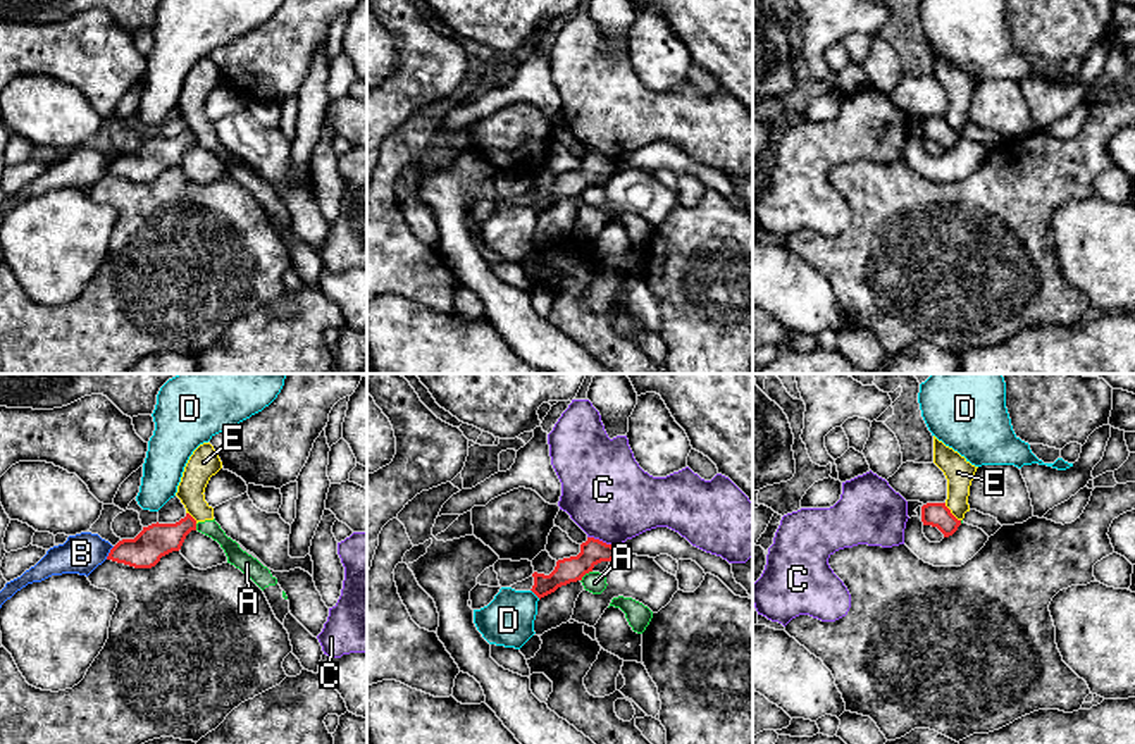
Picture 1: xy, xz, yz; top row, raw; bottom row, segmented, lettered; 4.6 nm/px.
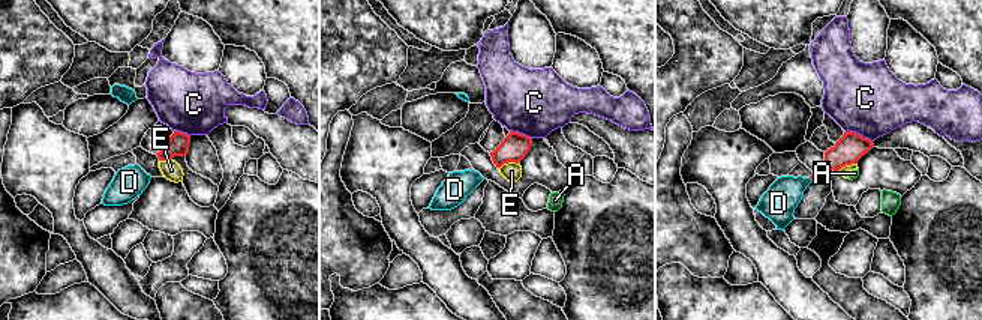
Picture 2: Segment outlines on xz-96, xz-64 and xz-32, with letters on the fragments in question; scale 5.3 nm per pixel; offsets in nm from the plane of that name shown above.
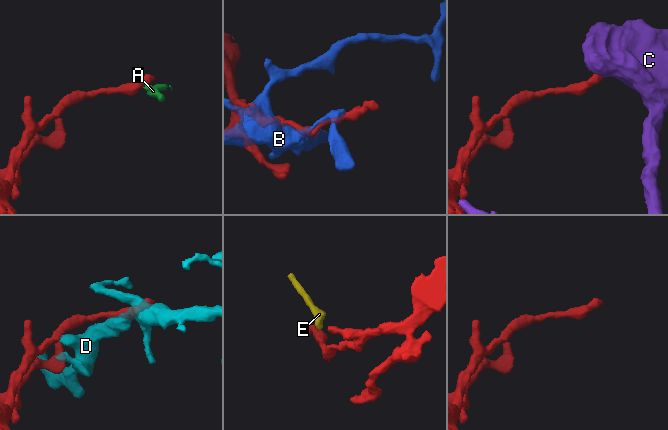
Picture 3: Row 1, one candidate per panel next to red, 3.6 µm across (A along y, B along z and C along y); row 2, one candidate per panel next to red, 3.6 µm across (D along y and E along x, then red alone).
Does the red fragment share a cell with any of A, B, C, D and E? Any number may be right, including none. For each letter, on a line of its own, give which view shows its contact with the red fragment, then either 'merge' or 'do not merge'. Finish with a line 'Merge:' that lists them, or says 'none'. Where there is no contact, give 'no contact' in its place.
A: meets red in xz; do not merge
B: meets red in xy; do not merge
C: meets red in xz; do not merge
D: meets red in xz; do not merge
E: meets red in yz; do not merge
Merge: none

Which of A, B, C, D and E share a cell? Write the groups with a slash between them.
A E / B / C / D

